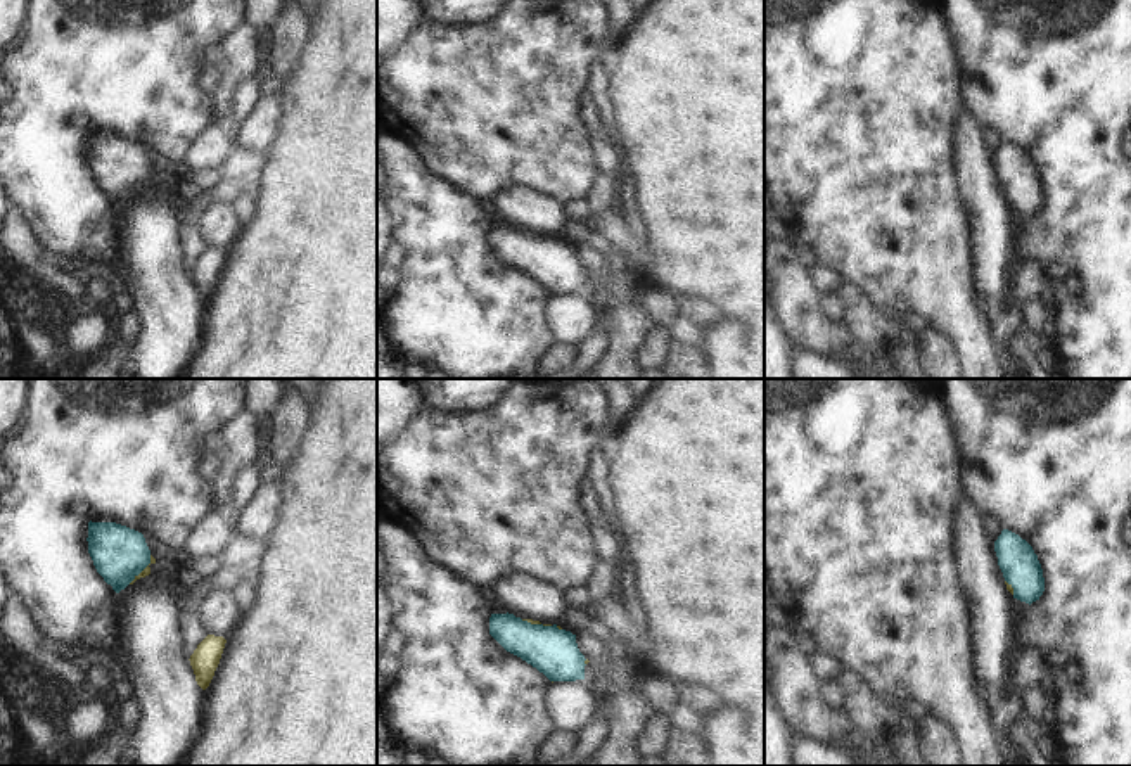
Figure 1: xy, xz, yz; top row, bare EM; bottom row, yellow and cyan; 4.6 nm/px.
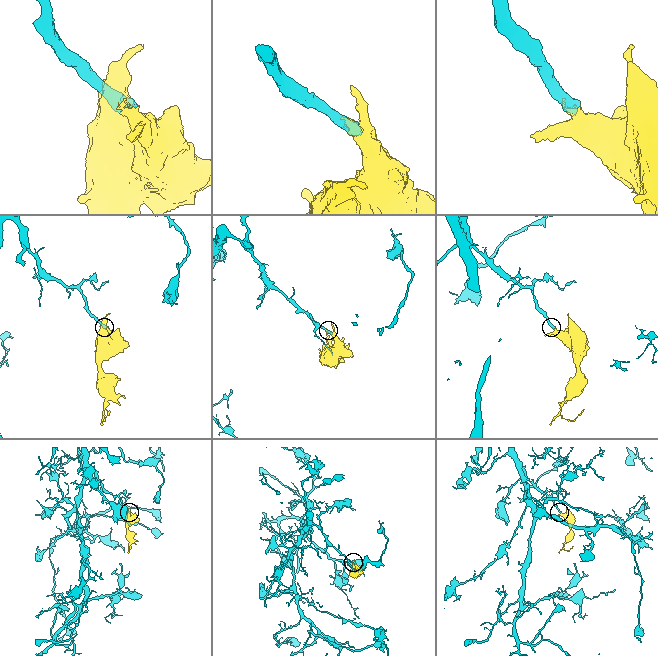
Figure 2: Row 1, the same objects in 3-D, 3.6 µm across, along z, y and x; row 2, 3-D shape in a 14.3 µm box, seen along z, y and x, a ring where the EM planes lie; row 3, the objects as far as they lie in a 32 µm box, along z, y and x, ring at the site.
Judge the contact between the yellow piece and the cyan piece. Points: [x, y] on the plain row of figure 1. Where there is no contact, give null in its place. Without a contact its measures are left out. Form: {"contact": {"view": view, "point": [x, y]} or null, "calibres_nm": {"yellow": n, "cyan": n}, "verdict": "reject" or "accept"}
{"contact": {"view": "xy", "point": [144, 182]}, "calibres_nm": {"yellow": 40, "cyan": 260}, "verdict": "accept"}

